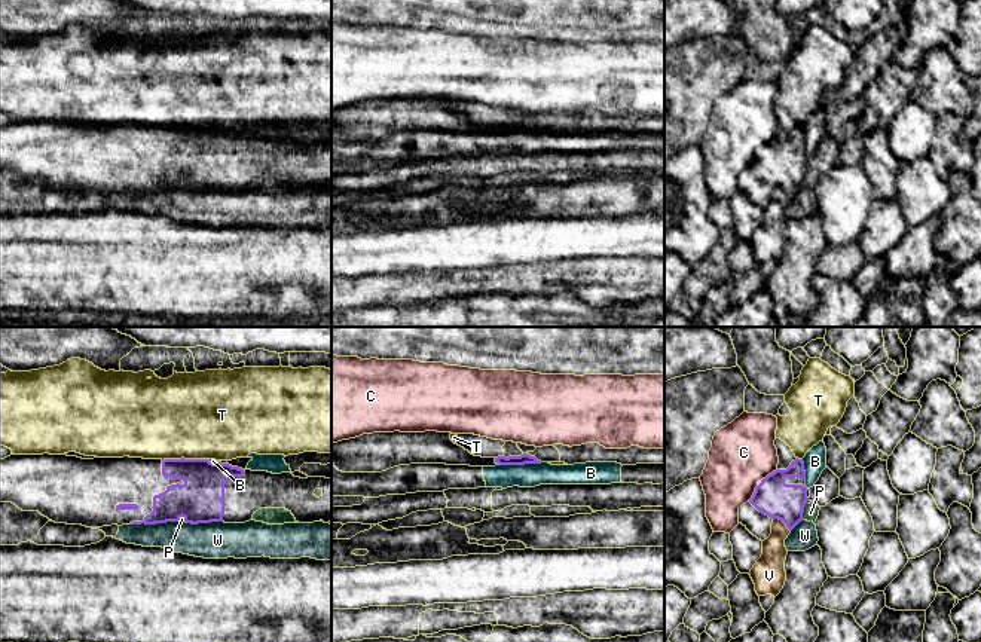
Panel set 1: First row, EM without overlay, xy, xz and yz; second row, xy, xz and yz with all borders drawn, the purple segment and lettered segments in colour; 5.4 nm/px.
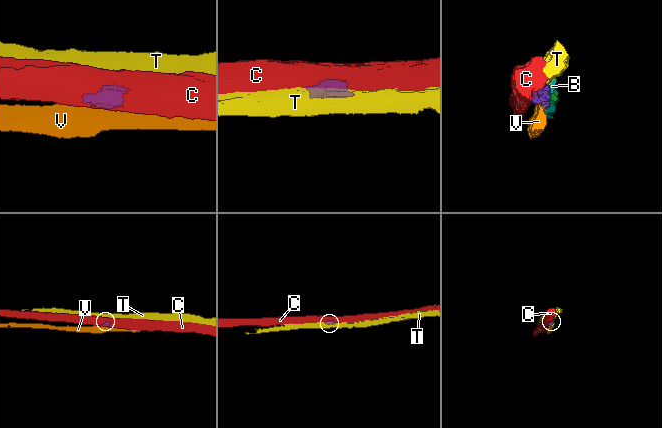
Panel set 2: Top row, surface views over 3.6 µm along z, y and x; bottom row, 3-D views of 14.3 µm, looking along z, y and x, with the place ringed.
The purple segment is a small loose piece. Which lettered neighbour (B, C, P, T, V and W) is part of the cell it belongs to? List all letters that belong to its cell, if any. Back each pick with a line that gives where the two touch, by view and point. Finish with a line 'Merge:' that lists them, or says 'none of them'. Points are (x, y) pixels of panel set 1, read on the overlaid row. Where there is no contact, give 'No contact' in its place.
Merge: none of them

